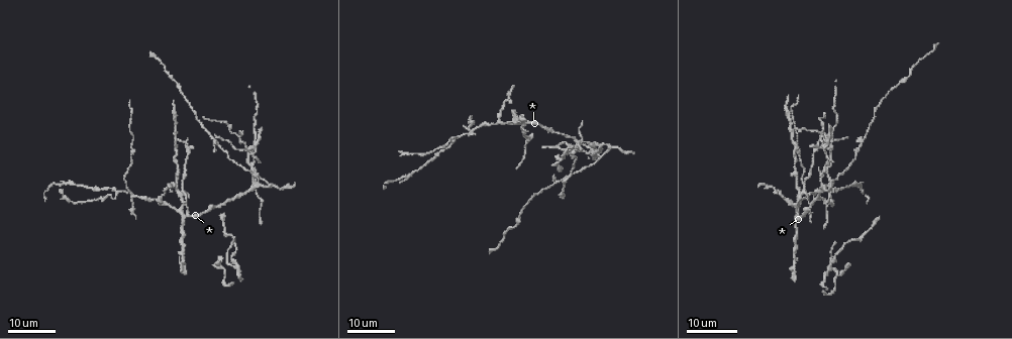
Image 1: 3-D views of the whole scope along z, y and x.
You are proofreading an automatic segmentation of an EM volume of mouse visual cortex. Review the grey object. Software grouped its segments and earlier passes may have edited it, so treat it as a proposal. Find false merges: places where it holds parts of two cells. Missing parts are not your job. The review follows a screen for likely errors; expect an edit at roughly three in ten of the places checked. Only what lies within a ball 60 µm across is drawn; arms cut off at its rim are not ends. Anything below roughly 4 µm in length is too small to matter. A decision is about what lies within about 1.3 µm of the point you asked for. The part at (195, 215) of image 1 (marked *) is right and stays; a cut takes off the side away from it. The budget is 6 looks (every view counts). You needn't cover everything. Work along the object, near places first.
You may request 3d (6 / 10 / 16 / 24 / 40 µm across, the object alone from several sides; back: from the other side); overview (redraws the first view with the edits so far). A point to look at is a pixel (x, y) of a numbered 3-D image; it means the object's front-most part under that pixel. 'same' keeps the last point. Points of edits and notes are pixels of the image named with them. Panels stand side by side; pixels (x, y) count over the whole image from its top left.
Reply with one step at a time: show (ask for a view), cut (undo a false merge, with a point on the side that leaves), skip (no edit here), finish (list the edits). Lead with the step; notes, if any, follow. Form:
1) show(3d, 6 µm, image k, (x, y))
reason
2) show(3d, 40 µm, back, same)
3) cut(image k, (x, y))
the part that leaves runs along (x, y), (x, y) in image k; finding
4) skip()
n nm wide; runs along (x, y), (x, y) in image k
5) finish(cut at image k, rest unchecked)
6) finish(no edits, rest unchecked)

show(3d, 24 µm, image 1, (184, 216))
arms part here

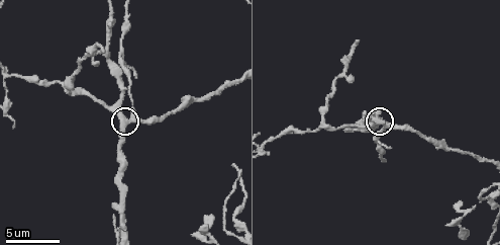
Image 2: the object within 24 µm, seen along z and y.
show(3d, 10 µm, image 2, (123, 118))

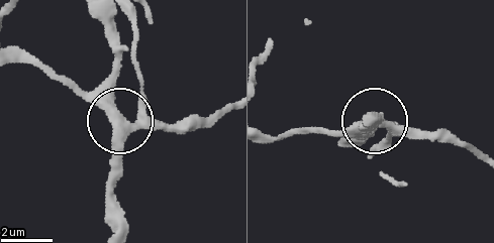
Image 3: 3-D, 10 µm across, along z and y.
skip()
side arm 12 µm; runs along (180, 122), (119, 124), (110, 212) in image 3; continuous, no second cell

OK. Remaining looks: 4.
show(3d, 10 µm, image 2, (118, 67))
four-way junction

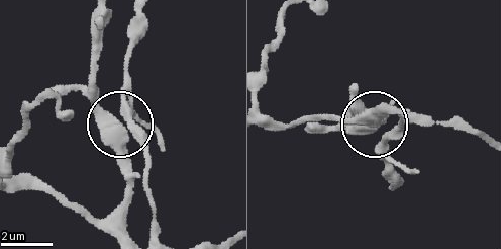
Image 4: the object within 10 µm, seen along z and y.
skip()
4 arms; continuous, no second cell

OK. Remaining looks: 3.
show(3d, 10 µm, image 2, (69, 92))
three arms meet

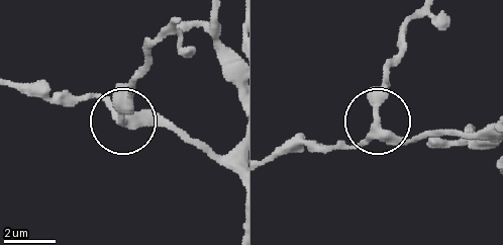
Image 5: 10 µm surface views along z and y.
skip()
3 arms; runs along (486, 128), (395, 137), (376, 112), (382, 69) in image 5; continuous, no second cell

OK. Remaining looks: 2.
finish(no edits, rest unchecked)

